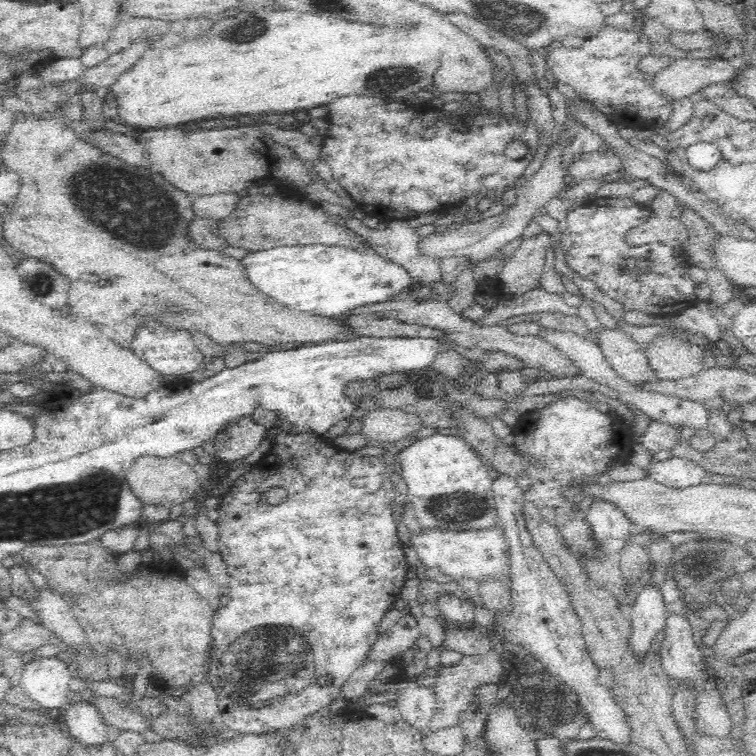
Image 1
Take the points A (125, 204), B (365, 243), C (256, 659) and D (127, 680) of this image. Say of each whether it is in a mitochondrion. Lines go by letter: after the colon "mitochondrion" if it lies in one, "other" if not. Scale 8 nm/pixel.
A: mitochondrion
B: other
C: mitochondrion
D: other

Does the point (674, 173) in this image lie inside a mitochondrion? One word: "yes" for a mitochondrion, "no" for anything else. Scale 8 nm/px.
no

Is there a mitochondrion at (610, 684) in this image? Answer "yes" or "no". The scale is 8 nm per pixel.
no

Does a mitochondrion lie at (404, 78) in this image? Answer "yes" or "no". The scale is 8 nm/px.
yes

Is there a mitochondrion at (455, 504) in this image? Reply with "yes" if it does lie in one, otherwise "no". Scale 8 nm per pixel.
yes

